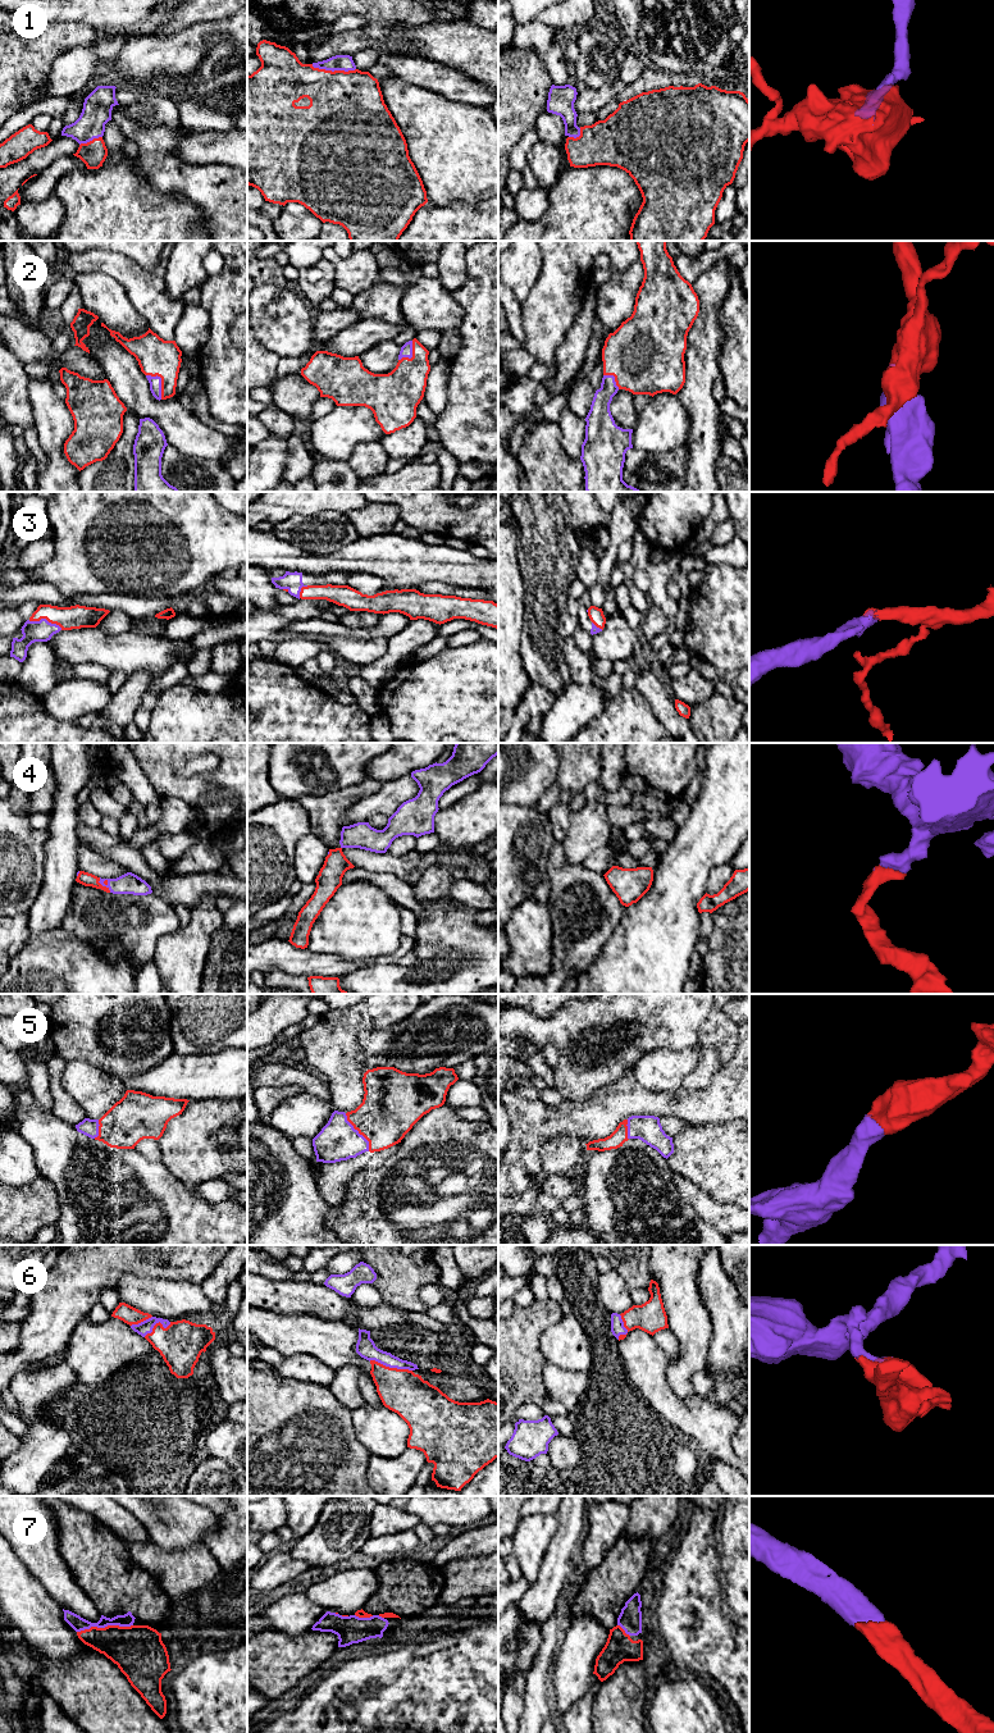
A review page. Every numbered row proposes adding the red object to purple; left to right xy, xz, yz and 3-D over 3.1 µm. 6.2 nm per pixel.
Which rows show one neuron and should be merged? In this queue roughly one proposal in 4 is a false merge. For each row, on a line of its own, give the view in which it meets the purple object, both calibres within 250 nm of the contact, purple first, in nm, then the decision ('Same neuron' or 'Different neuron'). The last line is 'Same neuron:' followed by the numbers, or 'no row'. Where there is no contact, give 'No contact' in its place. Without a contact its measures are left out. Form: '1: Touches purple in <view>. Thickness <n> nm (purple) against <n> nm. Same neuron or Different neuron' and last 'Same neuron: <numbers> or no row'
1: Touches purple in xz. Thickness 100 nm (purple) against 460 nm. Same neuron
2: Touches purple in xy. Thickness 80 nm (purple) against 240 nm. Same neuron
3: Touches purple in xy. Thickness 140 nm (purple) against 150 nm. Same neuron
4: Touches purple in xy. Thickness 130 nm (purple) against 90 nm. Same neuron
5: Touches purple in xz. Thickness 240 nm (purple) against 360 nm. Same neuron
6: Touches purple in xz. Thickness 120 nm (purple) against 280 nm. Same neuron
7: Touches purple in xy. Thickness 90 nm (purple) against 300 nm. Same neuron
Same neuron: 1, 2, 3, 4, 5, 6, 7

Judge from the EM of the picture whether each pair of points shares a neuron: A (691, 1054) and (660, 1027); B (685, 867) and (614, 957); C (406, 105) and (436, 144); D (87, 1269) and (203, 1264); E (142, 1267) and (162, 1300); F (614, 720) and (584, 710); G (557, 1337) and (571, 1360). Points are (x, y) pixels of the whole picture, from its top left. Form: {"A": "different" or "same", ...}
{"A": "different", "B": "same", "C": "same", "D": "same", "E": "different", "F": "different", "G": "same"}

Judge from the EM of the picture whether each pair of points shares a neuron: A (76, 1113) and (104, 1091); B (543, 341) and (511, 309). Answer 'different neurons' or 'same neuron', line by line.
A: different neurons
B: different neurons

